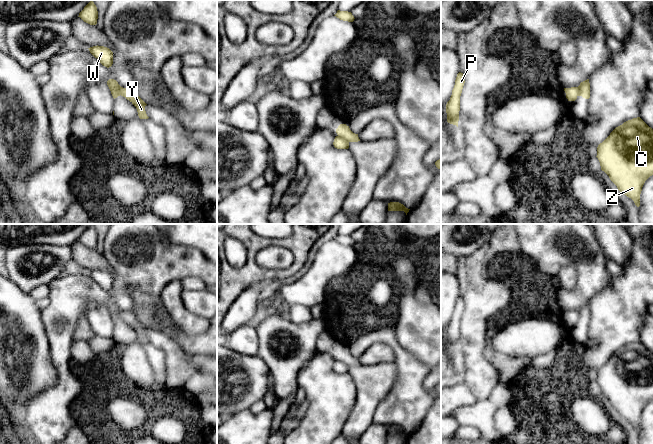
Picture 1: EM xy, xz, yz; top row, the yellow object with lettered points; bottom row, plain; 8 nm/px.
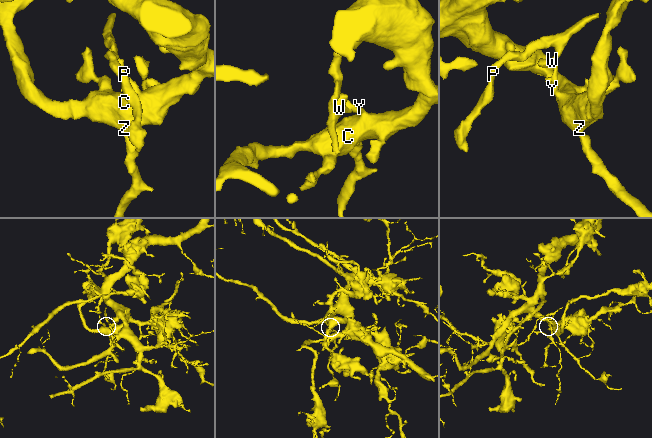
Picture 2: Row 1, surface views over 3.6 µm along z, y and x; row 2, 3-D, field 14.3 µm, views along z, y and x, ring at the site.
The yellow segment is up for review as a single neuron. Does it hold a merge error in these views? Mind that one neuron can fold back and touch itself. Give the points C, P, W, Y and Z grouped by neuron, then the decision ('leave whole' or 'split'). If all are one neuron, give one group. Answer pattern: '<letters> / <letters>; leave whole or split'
C Y Z / P W; split

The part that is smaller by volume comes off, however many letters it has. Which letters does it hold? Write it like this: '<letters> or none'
P, W

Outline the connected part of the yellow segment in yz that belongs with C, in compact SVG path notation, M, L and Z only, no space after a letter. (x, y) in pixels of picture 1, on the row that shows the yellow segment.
M640 117L628 120L598 145L596 157L618 190L639 207L642 187L653 175L653 129Z

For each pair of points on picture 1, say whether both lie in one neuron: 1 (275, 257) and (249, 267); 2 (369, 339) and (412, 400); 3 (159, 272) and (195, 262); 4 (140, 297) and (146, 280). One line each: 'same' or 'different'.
1: different
2: same
3: same
4: different

